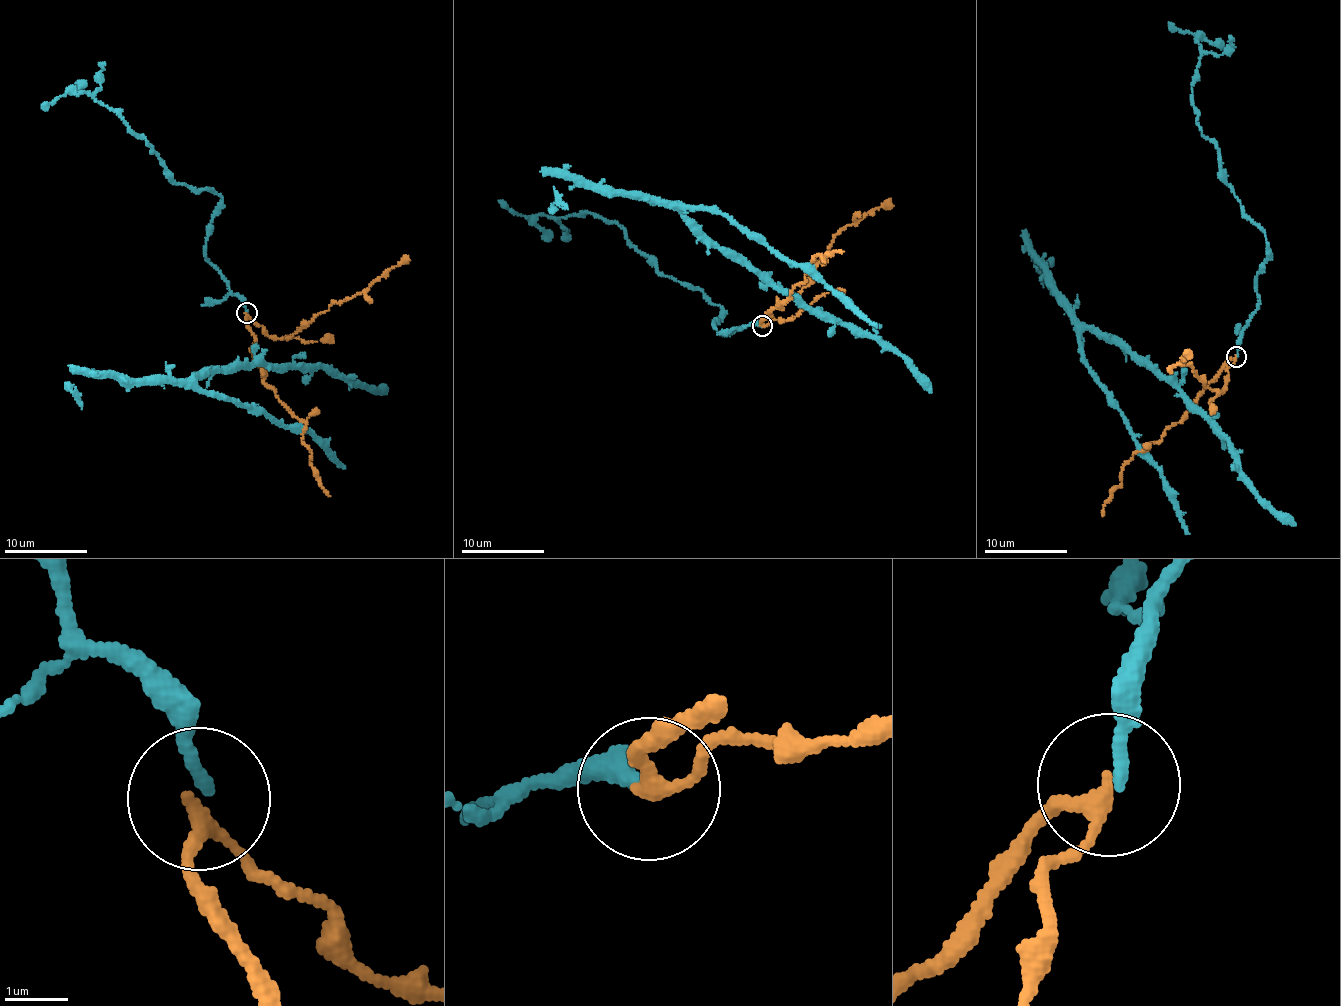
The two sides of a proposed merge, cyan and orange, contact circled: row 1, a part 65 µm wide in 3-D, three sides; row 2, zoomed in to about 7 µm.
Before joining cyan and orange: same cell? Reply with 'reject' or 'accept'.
accept

